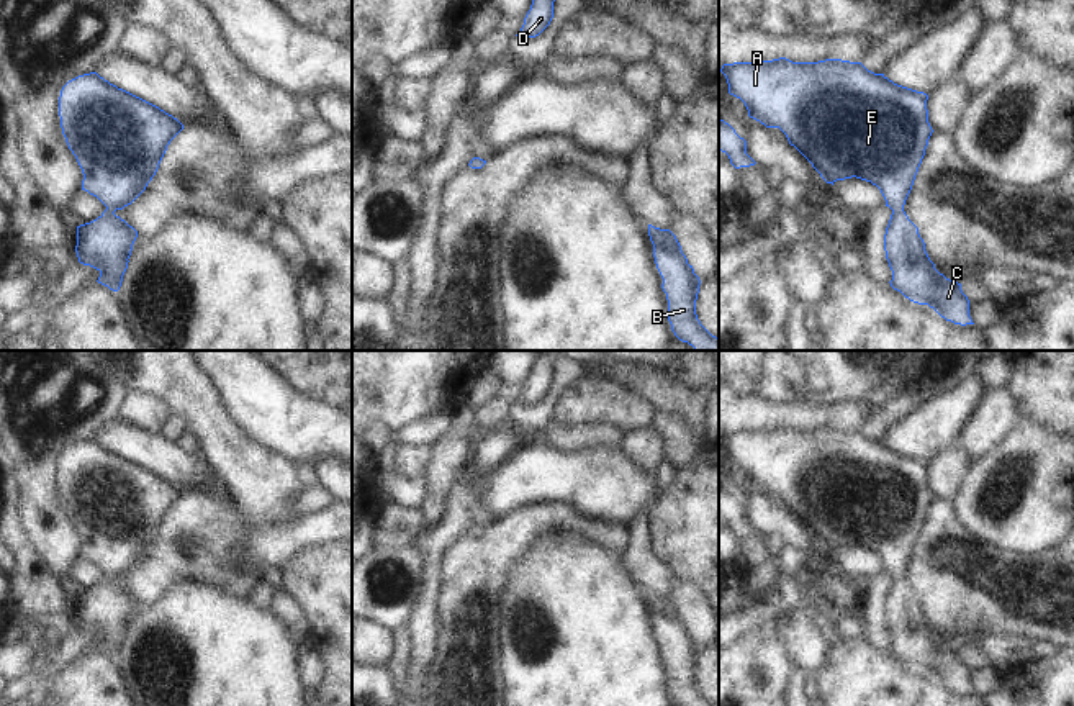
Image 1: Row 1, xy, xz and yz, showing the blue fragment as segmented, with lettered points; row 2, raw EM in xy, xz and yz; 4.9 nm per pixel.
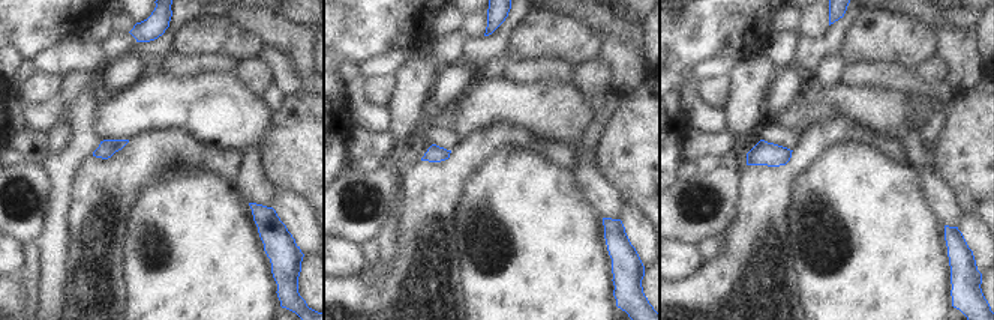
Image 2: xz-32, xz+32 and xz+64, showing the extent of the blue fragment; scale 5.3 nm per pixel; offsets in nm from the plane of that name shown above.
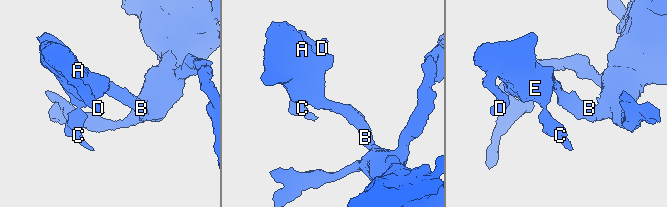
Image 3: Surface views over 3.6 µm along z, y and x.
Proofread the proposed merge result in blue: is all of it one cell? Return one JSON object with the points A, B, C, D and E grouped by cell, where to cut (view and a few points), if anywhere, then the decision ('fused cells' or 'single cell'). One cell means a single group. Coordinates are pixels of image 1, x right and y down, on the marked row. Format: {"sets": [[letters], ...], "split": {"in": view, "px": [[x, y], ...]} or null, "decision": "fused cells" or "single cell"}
{"sets": [["A", "B", "C", "D", "E"]], "split": null, "decision": "single cell"}

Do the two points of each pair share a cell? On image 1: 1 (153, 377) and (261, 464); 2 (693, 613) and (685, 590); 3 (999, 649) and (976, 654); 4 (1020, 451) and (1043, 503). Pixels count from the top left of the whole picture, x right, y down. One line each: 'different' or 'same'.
1: same
2: same
3: different
4: same

